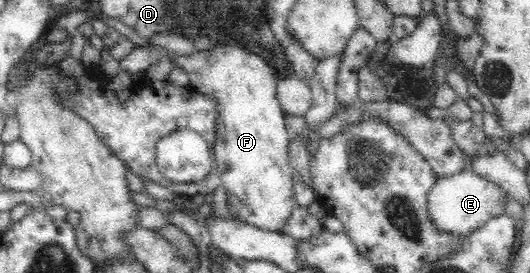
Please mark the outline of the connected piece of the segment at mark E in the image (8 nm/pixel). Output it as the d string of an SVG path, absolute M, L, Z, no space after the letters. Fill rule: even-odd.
M462 170L449 175L437 176L426 193L429 222L441 232L452 236L466 236L484 226L488 220L503 211L503 192L499 186L478 176L475 172Z

